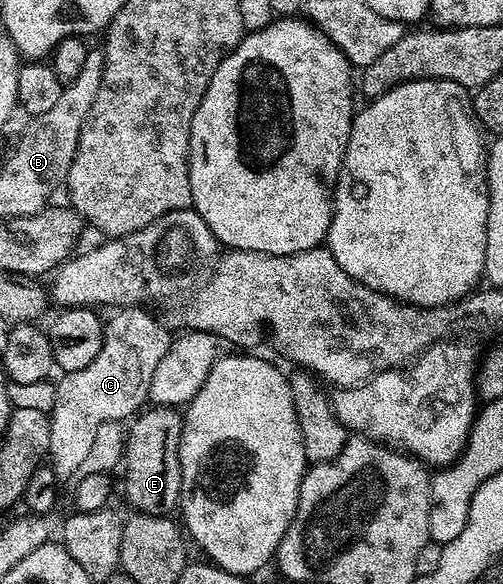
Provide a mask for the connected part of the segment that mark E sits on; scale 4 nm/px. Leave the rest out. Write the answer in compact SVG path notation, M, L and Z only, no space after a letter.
M150 405L129 424L131 427L125 432L126 499L134 506L135 512L169 516L170 510L179 506L182 497L182 417L183 412L177 407Z

